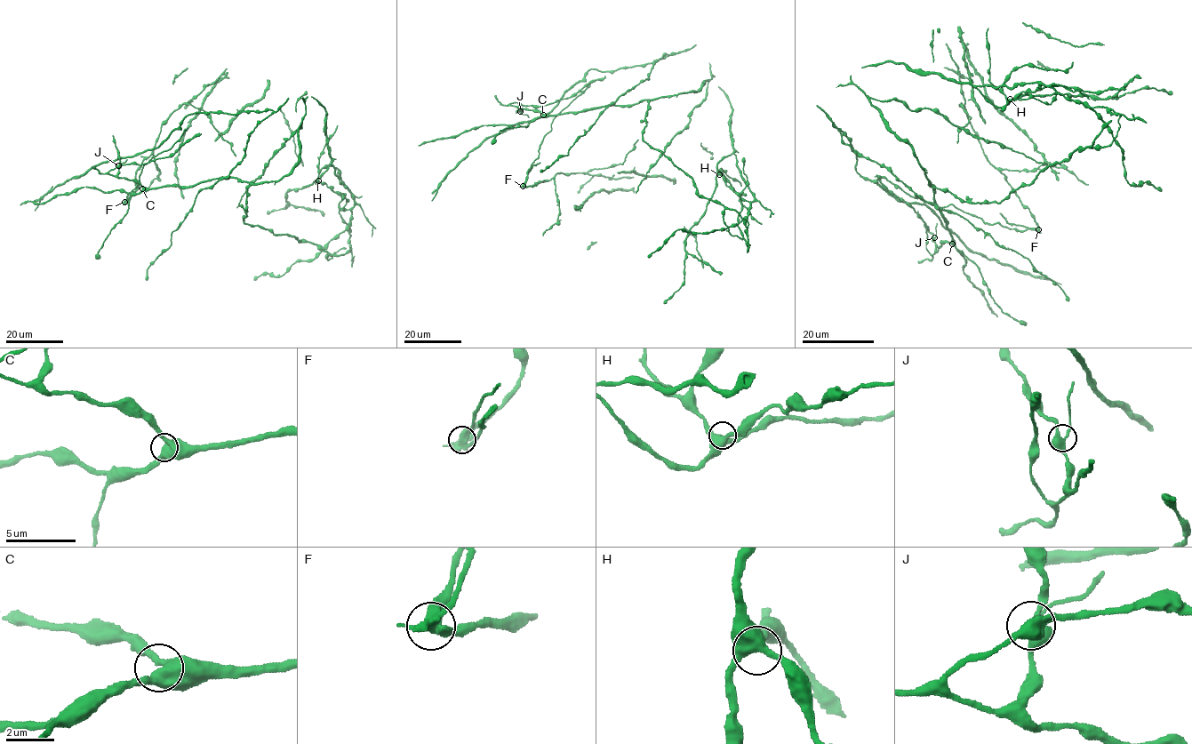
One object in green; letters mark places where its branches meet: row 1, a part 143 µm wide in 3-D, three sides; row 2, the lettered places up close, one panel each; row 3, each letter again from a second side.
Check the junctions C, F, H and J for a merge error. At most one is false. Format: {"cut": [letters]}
{"cut": ["F"]}

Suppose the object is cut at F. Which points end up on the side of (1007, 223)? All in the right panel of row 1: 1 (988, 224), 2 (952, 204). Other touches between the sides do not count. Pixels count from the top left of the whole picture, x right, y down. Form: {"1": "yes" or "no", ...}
{"1": "yes", "2": "yes"}

